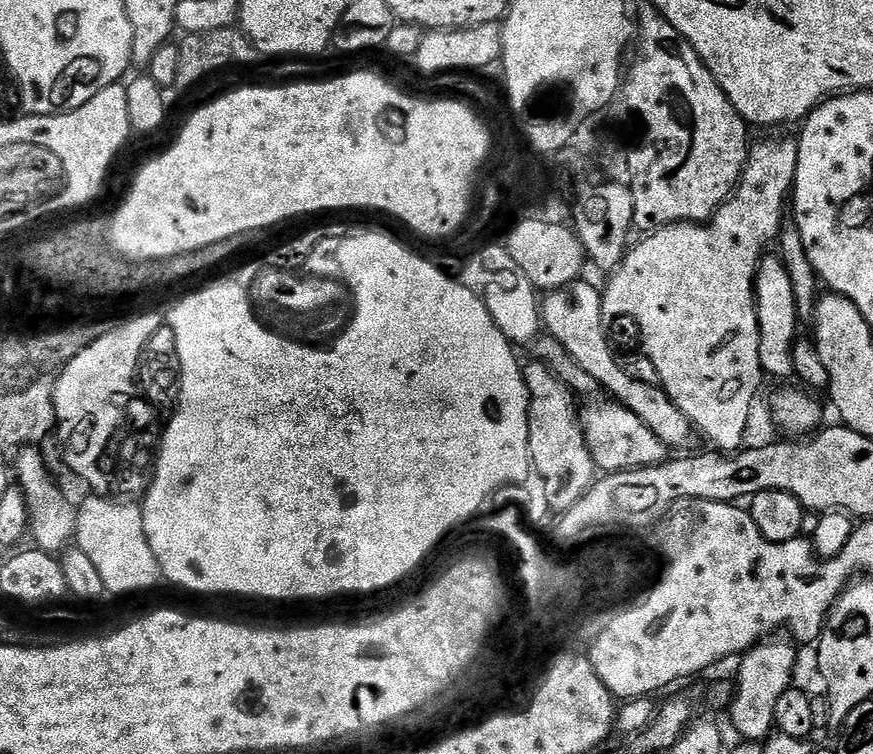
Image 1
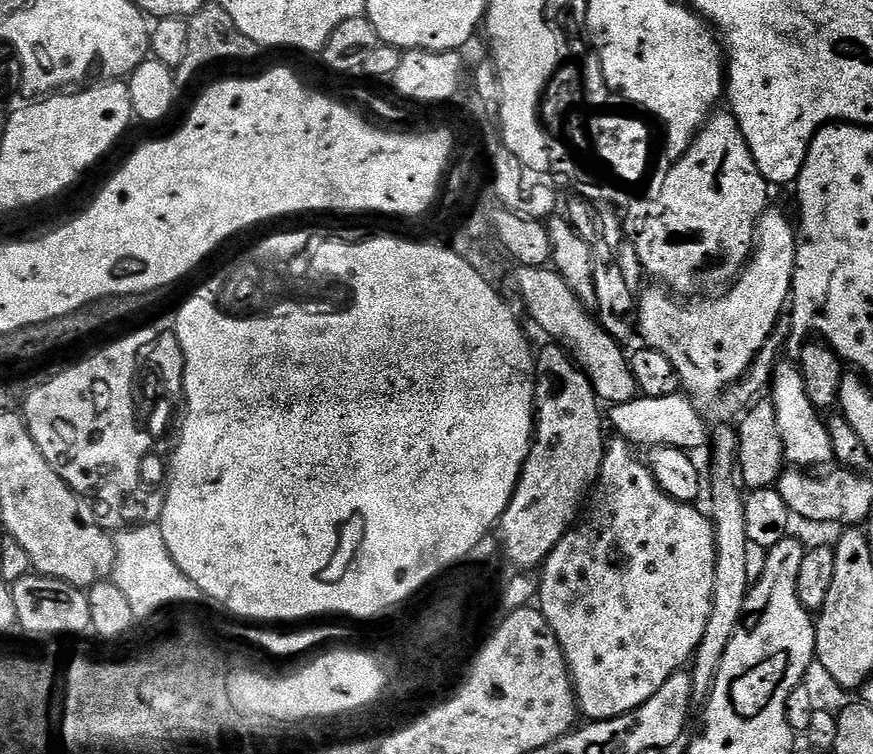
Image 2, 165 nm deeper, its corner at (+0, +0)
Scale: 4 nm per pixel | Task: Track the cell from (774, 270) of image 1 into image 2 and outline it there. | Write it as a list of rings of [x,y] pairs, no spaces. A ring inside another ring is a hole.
[[[777,363],[773,369],[770,385],[770,403],[774,406],[774,418],[778,422],[778,434],[782,438],[784,459],[793,468],[823,469],[833,463],[828,425],[821,409],[815,408],[810,402],[810,394],[806,394],[806,382],[799,367],[795,363],[784,363]]]

